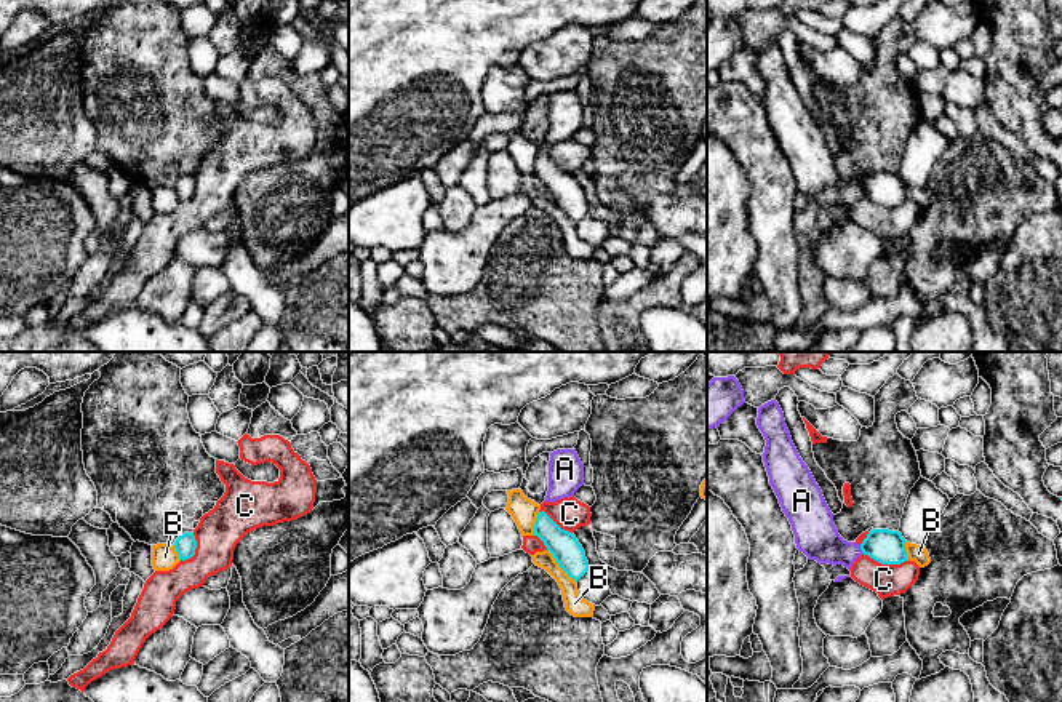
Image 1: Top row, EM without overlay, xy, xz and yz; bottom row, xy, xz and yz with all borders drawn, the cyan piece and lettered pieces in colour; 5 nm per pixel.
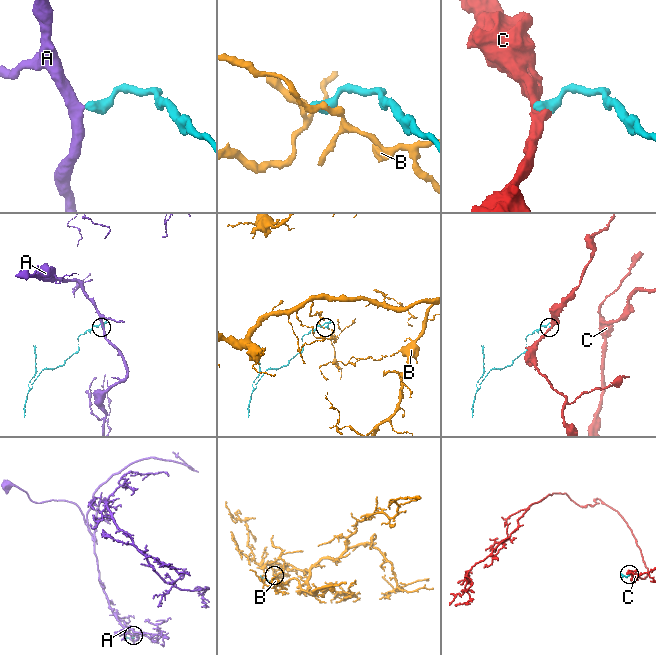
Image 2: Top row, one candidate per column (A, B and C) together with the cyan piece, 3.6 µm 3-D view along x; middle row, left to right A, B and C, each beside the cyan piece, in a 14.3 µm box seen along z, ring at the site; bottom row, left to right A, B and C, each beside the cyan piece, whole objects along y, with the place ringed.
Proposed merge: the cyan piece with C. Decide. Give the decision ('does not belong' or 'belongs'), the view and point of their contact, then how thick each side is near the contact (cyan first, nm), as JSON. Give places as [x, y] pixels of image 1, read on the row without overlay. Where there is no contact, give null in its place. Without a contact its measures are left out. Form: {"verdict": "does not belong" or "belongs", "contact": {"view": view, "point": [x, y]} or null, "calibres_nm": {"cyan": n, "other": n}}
{"verdict": "does not belong", "contact": {"view": "yz", "point": [886, 205]}, "calibres_nm": {"cyan": 180, "other": 160}}

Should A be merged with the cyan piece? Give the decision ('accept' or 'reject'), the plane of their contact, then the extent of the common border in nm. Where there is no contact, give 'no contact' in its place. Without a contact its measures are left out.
accept | yz | 40 nm

